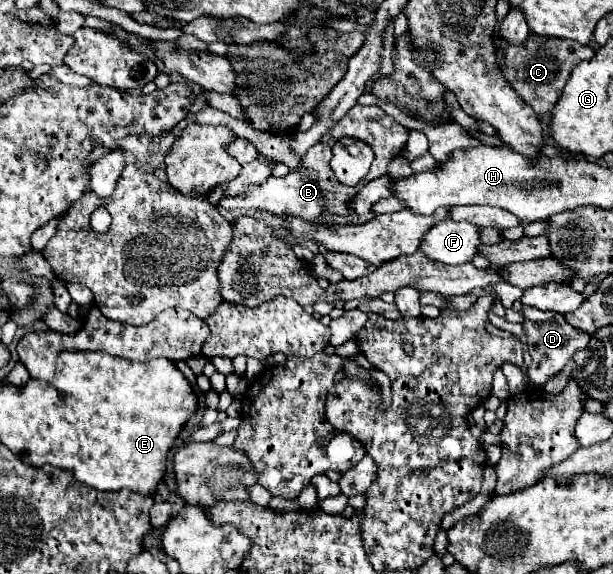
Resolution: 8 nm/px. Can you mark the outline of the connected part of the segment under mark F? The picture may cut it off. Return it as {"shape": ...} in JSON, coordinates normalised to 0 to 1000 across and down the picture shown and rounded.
{"shape":[[[723,383],[690,415],[687,436],[703,453],[749,463],[768,456],[785,425],[785,397],[768,387]]]}

